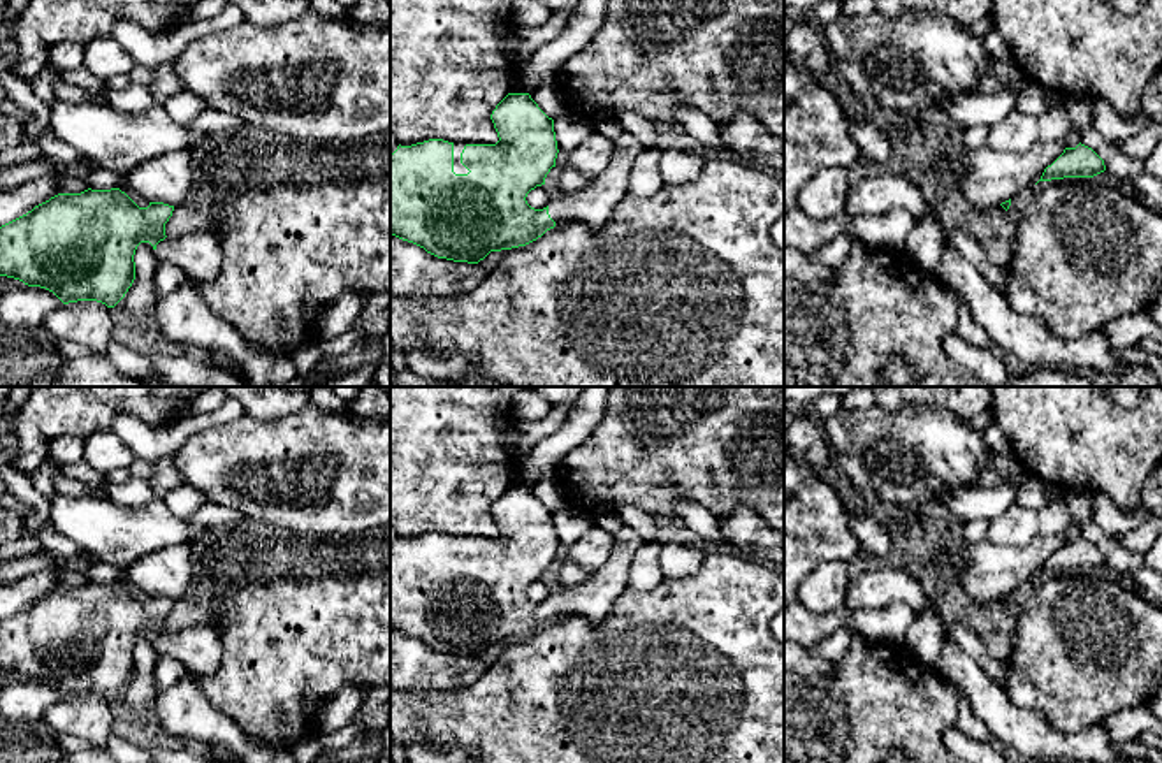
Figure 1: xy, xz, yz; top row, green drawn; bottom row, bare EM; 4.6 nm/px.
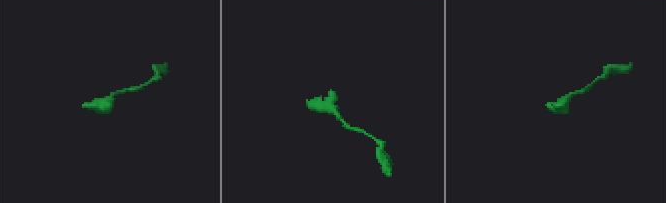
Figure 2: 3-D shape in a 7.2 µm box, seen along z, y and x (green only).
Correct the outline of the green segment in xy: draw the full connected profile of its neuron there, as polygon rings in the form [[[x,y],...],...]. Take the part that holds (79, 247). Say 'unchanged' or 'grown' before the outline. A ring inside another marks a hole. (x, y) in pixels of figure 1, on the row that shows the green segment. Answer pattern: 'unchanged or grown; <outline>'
grown; [[[120,188],[58,193],[0,227],[0,276],[46,288],[63,304],[97,301],[114,308],[135,280],[137,246],[149,243],[158,260],[176,264],[185,276],[197,281],[214,280],[223,262],[220,237],[213,229],[167,237],[165,223],[172,211],[174,206],[163,202],[139,207]]]

